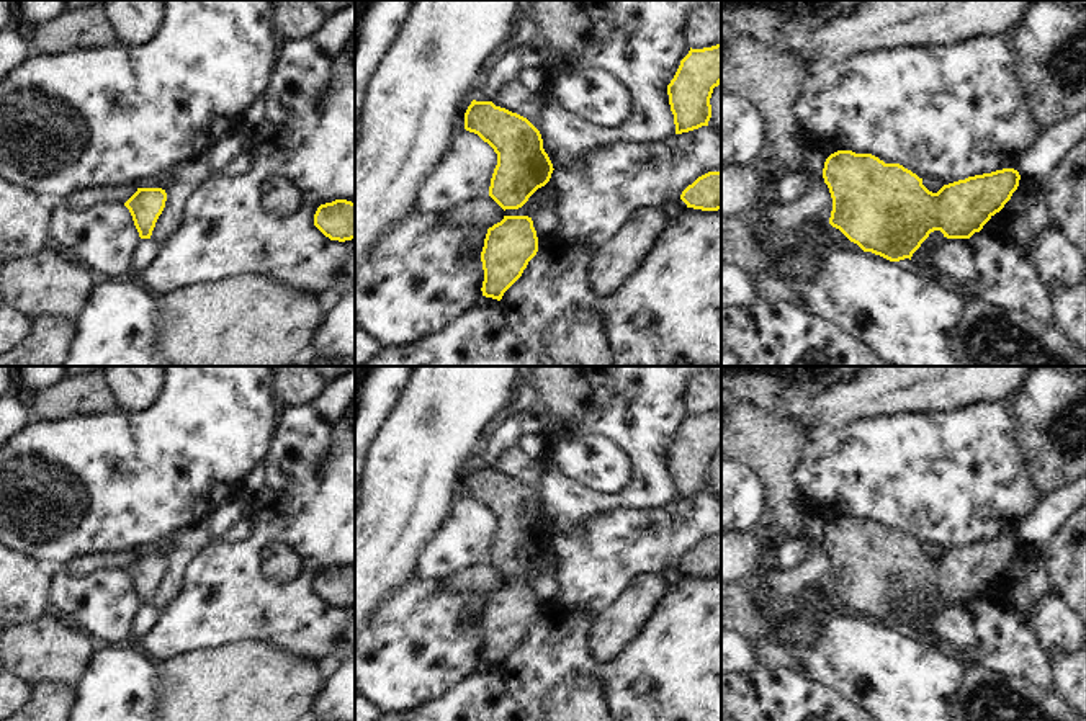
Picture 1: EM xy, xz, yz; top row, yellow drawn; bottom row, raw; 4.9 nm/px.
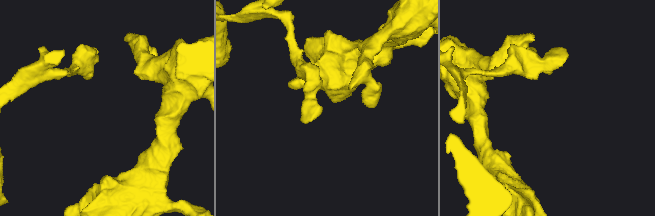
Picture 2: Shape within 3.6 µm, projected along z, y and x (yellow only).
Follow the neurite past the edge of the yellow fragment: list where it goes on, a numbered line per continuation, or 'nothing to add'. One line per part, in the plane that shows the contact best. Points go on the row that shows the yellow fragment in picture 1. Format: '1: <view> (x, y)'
nothing to add

